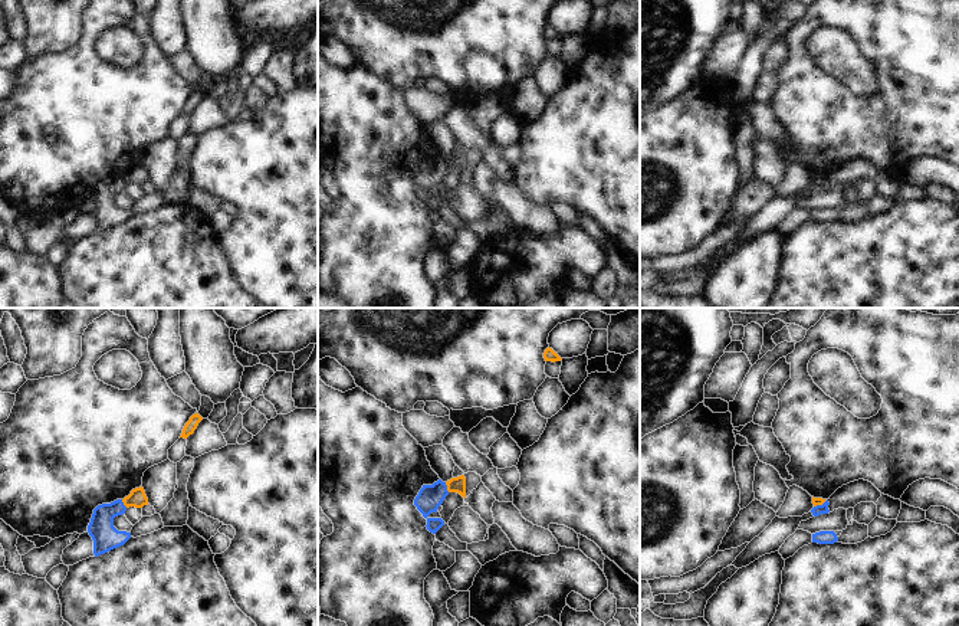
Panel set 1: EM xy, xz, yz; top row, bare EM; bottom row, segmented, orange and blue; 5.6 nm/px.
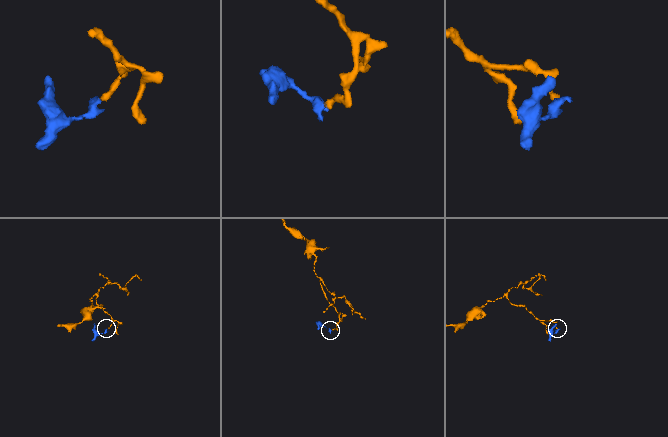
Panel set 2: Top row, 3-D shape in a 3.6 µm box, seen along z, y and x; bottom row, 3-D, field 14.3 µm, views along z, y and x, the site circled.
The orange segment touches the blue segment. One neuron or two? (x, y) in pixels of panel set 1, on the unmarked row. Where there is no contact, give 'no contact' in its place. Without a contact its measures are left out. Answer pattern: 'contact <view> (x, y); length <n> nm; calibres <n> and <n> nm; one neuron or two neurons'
contact xz (447, 164); length 60 nm; calibres 80 and 140 nm; two neurons

